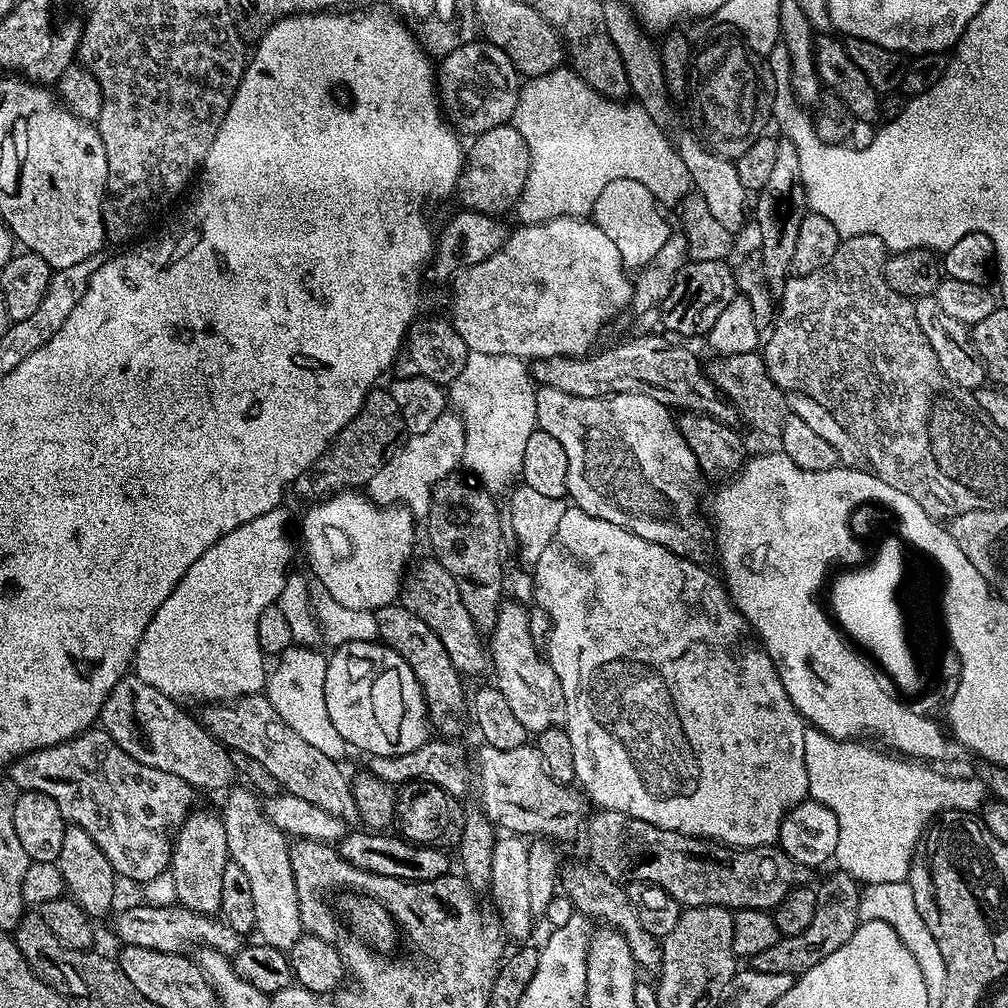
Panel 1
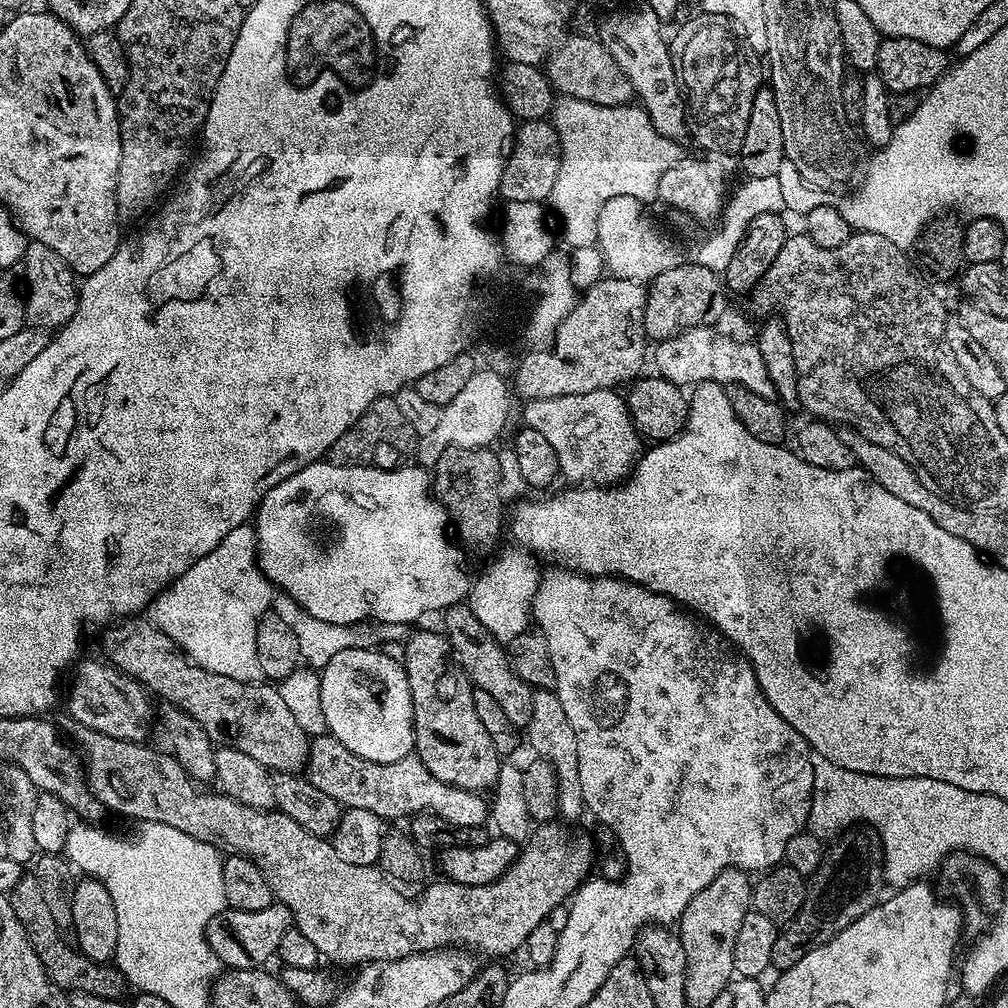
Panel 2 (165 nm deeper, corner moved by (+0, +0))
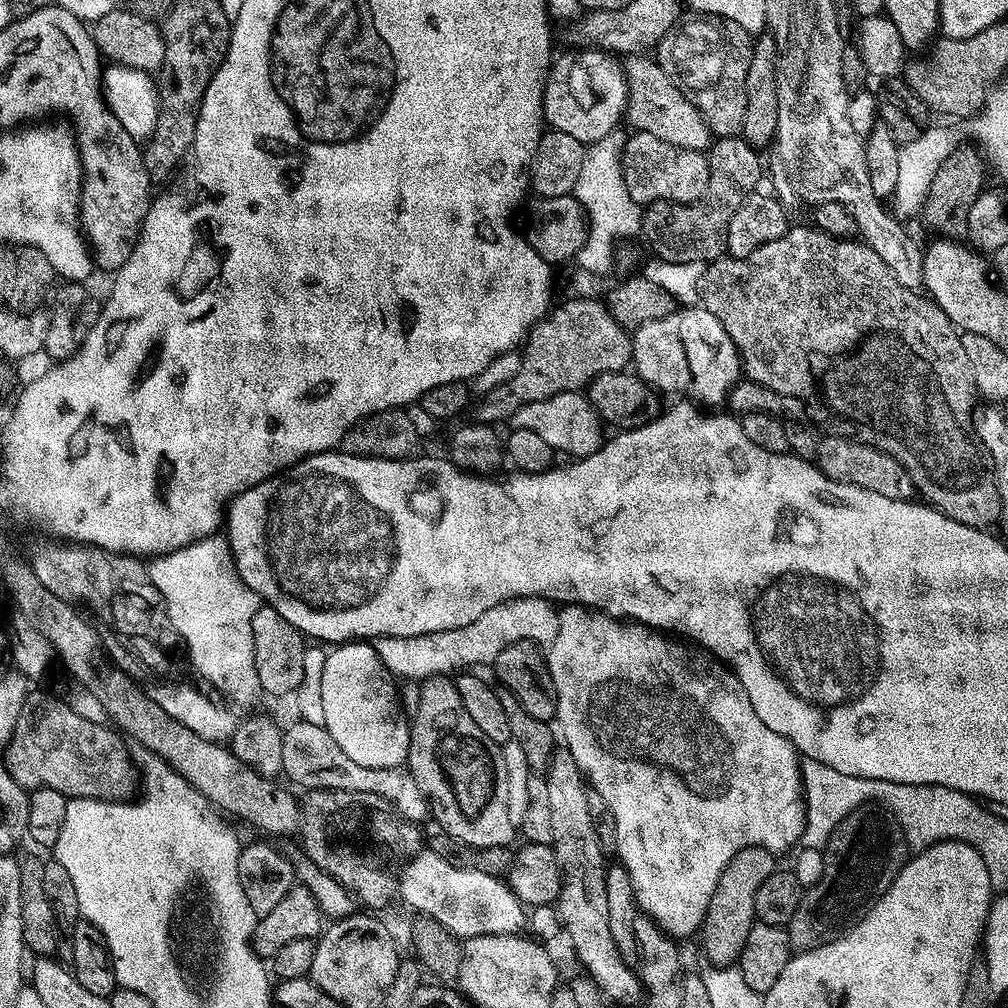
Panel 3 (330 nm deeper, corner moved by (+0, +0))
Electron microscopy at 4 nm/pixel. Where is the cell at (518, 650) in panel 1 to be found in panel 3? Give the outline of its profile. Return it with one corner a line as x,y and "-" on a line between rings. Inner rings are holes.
566,747
552,749
546,769
546,794
550,801
550,823
554,829
551,845
556,851
562,877
558,911
563,935
568,935
586,974
609,1001
617,1000
620,1004
639,1001
642,996
640,978
625,964
616,948
614,934
610,934
610,914
606,910
605,853
598,842
594,808
588,805
590,788
578,762
574,762
574,754
570,754

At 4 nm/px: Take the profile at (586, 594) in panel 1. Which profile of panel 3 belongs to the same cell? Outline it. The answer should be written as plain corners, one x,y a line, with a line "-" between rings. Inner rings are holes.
569,604
559,609
560,625
554,642
547,649
548,669
554,678
558,706
555,723
560,724
560,732
564,735
563,747
574,754
574,762
578,762
585,781
591,791
600,795
603,807
614,814
616,823
615,855
619,863
630,874
632,889
640,909
659,924
660,928
673,938
692,936
701,931
704,915
708,913
710,898
718,886
718,878
722,878
722,870
738,854
738,850
758,846
767,852
781,854
791,853
801,843
804,835
804,786
800,779
800,761
795,746
782,734
774,734
758,714
754,714
754,706
750,706
750,698
742,686
742,682
732,673
731,668
713,658
707,651
693,646
691,643
679,644
679,639
665,634
645,624
615,620
605,612
591,608
581,608
578,604

